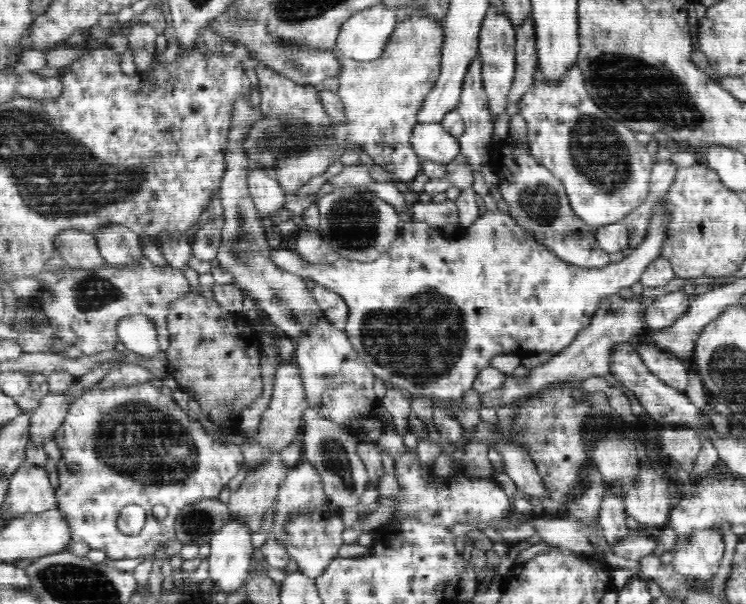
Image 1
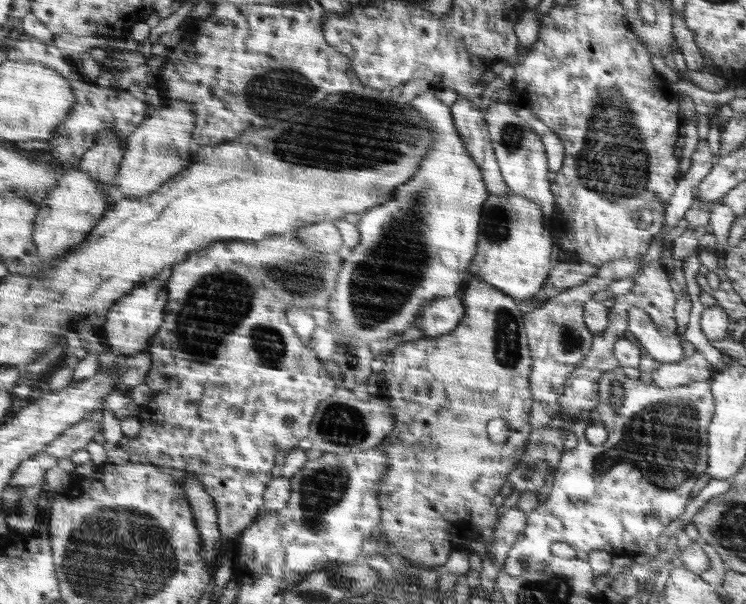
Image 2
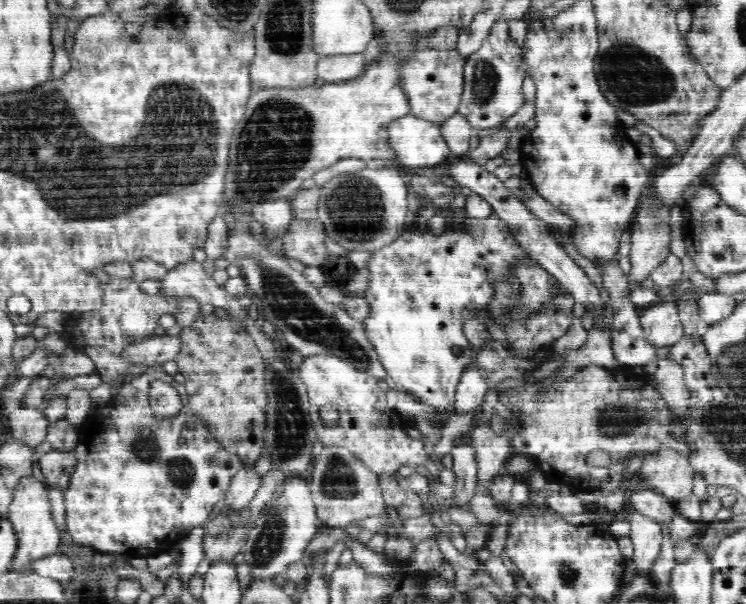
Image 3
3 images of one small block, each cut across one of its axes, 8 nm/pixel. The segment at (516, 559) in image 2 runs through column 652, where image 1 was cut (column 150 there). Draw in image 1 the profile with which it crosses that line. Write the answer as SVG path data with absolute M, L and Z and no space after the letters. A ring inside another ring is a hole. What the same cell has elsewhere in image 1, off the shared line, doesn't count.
M150 383L108 388L93 385L83 390L71 402L69 412L62 426L54 432L53 438L61 452L61 459L57 462L58 487L55 488L55 497L57 508L70 525L71 540L82 541L92 550L102 550L113 560L154 555L160 542L166 542L168 538L175 536L175 522L181 508L202 499L217 498L244 464L242 449L236 442L214 446L216 437L207 424L204 426L203 420L190 420L188 414L182 412L172 398L164 396L158 388L150 386ZM71 462L80 464L78 476L67 469ZM128 504L142 506L146 510L146 516L150 516L150 522L144 526L144 536L124 536L116 528L118 514ZM158 505L167 508L164 520L158 520L152 515L152 508Z

